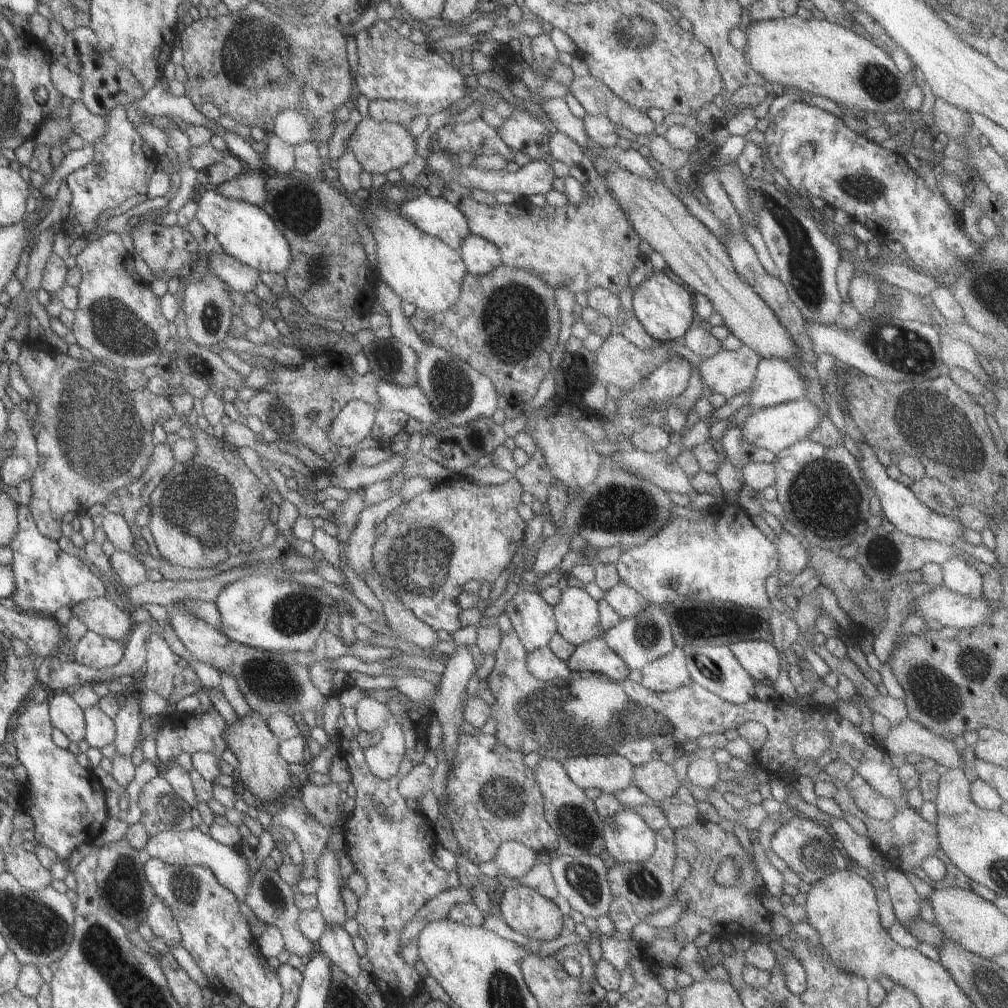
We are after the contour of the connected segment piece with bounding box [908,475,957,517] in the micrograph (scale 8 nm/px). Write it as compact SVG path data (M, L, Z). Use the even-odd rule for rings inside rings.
M927 475L914 480L908 489L935 514L951 517L957 506L947 486Z

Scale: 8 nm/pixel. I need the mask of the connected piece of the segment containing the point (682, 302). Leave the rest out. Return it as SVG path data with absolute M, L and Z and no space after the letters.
M654 270L647 280L641 282L630 296L630 301L632 314L654 341L680 341L691 326L695 306L691 302L689 292L670 280L662 271Z

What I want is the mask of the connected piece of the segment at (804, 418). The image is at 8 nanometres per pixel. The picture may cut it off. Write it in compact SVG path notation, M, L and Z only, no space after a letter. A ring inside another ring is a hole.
M803 398L752 412L743 420L739 430L744 441L750 442L760 449L776 453L805 438L806 434L823 416L825 416L825 412L818 409L811 401Z

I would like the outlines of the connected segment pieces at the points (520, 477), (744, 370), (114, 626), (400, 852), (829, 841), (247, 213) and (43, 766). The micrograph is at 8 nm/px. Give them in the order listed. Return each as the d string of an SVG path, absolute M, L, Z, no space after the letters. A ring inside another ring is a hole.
M536 448L525 465L517 467L512 476L519 483L522 492L529 492L533 499L539 500L546 511L547 490L557 480L551 476L541 450Z
M745 345L736 350L720 348L713 356L703 359L696 369L703 387L731 400L748 390L760 359L755 351Z
M108 596L85 599L72 606L70 612L86 626L87 631L116 641L127 641L126 636L134 625L128 614L119 610Z
M355 685L347 686L339 694L335 694L345 722L337 737L337 754L347 762L349 782L355 788L351 811L342 824L343 850L352 862L354 872L363 876L367 886L366 893L358 899L354 919L358 924L358 936L364 942L364 954L371 964L370 979L385 1001L407 1000L413 998L420 978L415 968L404 964L399 956L401 929L411 920L412 914L430 898L445 889L459 886L459 877L455 870L443 870L433 862L432 854L437 841L431 821L419 809L409 810L405 799L399 796L396 789L399 780L413 766L422 762L423 752L427 749L425 733L431 714L422 706L422 700L414 703L402 693L386 704L403 731L404 755L392 777L378 779L369 772L364 761L364 749L355 740L357 724L354 710L363 696L365 691ZM371 805L376 805L377 808L373 809ZM386 988L393 992L393 998L391 994L384 993Z
M795 814L785 824L782 824L771 836L769 848L785 862L800 880L812 885L820 878L846 867L840 847L823 827L822 823Z
M213 188L201 189L195 200L197 209L194 214L195 220L202 226L205 233L209 233L213 237L213 241L219 243L222 252L244 265L250 266L257 272L266 273L282 273L285 272L286 266L290 263L290 250L285 237L275 228L272 218L265 214L265 211L257 206L232 198L225 198Z
M30 699L15 720L12 736L17 760L27 773L24 785L29 792L29 806L25 812L33 821L33 843L50 848L58 858L66 861L79 844L91 843L100 834L108 813L105 790L92 769L81 767L73 753L54 745L51 728L45 700L36 704Z

